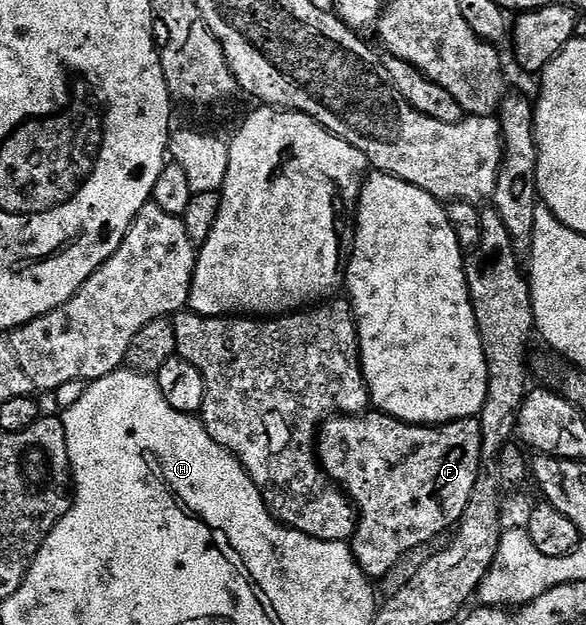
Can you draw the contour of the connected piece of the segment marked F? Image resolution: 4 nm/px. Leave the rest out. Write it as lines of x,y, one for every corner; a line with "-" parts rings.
364,412
358,416
340,414
327,419
319,428
317,435
317,453
319,464
323,468
324,474
355,503
355,509
359,516
359,523
355,529
355,535
350,540
350,548
355,554
357,564
367,573
368,578
378,580
386,574
391,574
399,566
399,561
406,554
411,554
414,550
422,548
426,542
434,540
438,534
443,534
447,529
458,527
463,519
465,504
469,504
469,496
473,492
473,484
477,484
479,468
483,464
481,456
481,424
478,417
462,418
456,422
445,422
442,426
415,426
411,422
399,422
396,418
390,418
387,414
378,412

